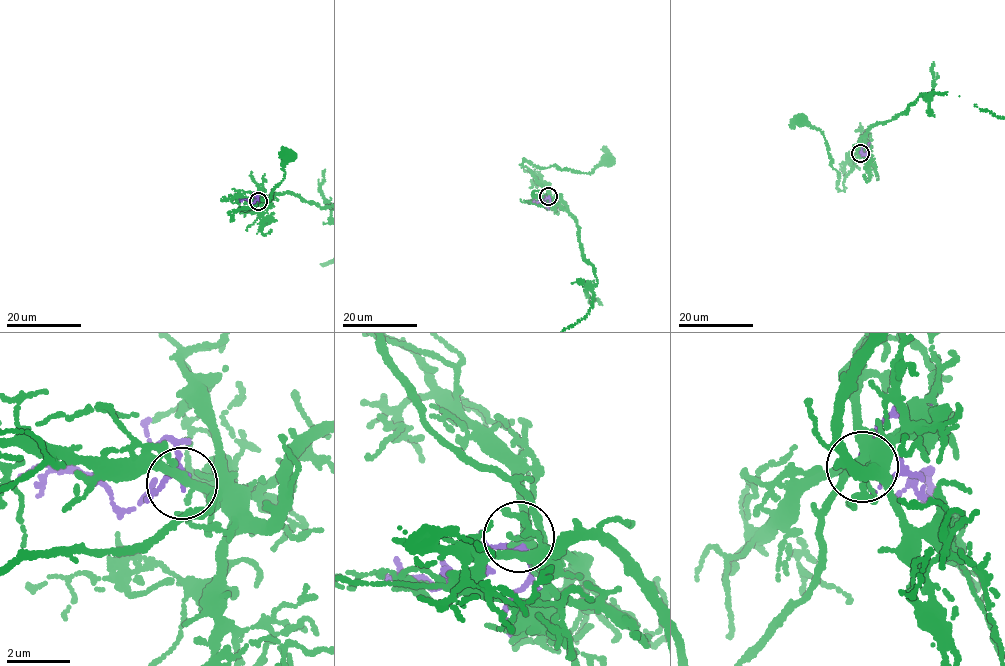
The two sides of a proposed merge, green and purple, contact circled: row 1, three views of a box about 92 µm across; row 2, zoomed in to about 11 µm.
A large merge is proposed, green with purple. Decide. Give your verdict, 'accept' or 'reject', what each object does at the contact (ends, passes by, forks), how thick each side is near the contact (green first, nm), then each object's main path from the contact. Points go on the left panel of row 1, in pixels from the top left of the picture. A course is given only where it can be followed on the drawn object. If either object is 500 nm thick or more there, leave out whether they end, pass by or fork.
accept; green passes by; purple passes by; 280 nm thick on the green side, 180 nm on the other; green runs (258, 200), (260, 204), (233, 214), (232, 220), (230, 213), (268, 199), (284, 176), (286, 155); purple runs (258, 200), (252, 203), (239, 200)

